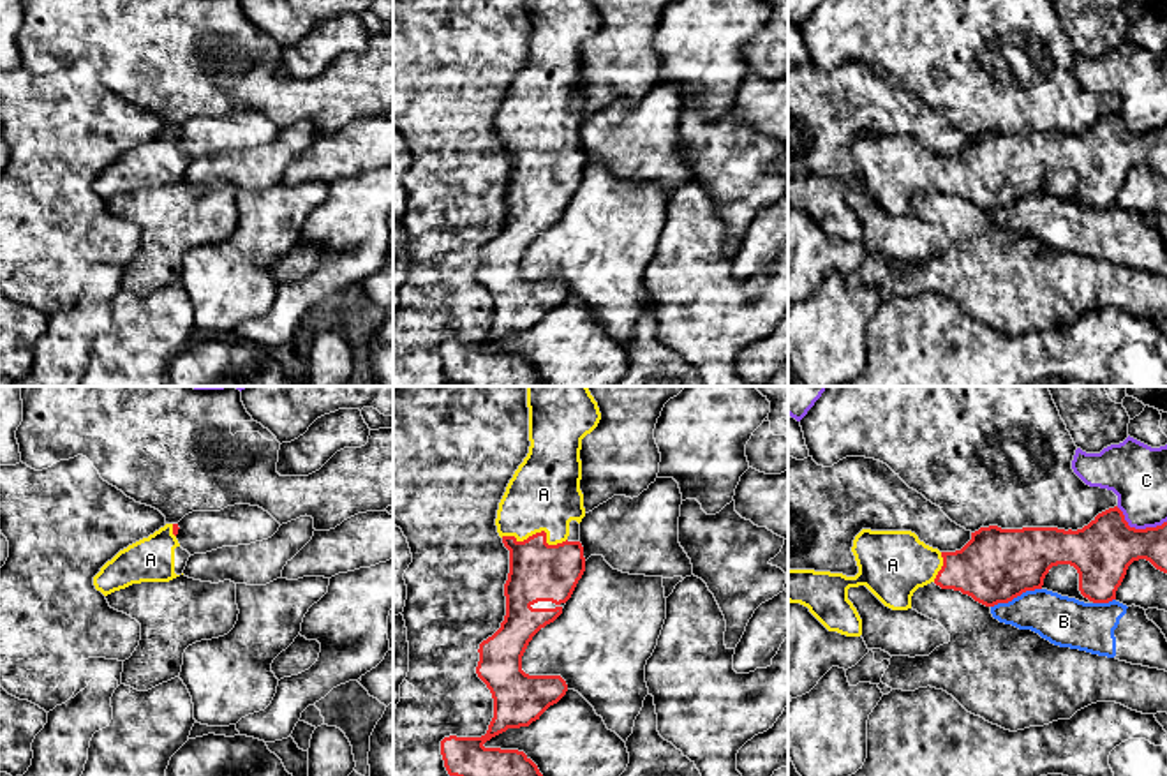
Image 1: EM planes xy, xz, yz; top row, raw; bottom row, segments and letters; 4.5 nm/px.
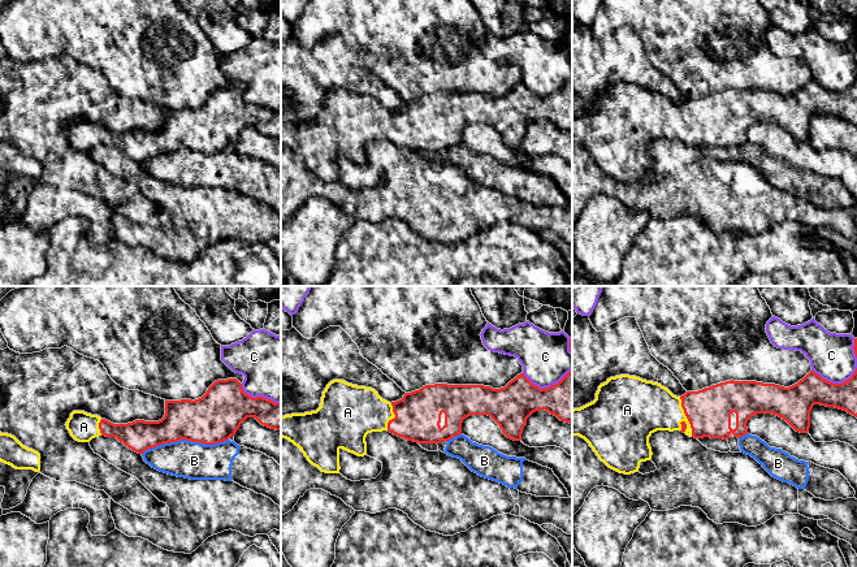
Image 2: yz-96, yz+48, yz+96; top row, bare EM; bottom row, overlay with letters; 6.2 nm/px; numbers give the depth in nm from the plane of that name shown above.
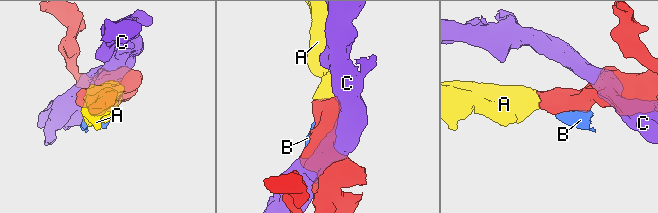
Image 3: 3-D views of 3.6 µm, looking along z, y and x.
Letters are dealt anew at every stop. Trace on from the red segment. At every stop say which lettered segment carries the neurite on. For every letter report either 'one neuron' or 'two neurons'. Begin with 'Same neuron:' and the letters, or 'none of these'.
Same neuron: A
A: one neuron
B: two neurons
C: two neurons

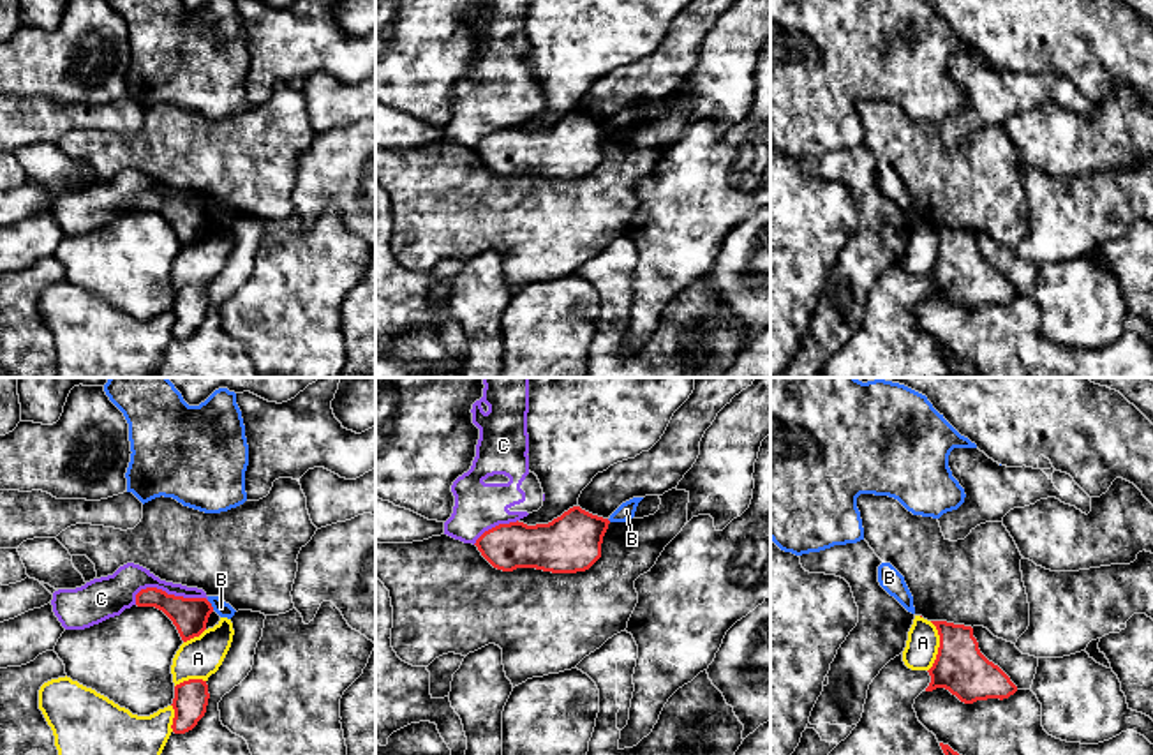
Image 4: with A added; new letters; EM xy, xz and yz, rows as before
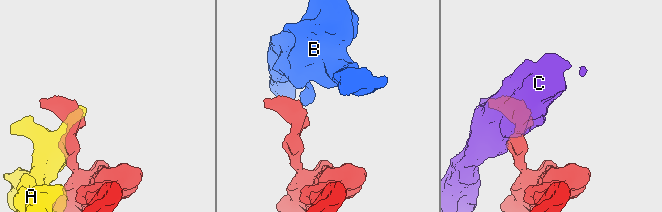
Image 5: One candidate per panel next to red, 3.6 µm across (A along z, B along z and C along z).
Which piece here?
Same neuron: none of these
A: two neurons
B: two neurons
C: two neurons

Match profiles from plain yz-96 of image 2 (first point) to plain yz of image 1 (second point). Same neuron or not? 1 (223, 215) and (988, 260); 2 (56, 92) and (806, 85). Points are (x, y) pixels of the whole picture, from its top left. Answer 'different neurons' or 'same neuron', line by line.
1: same neuron
2: same neuron

